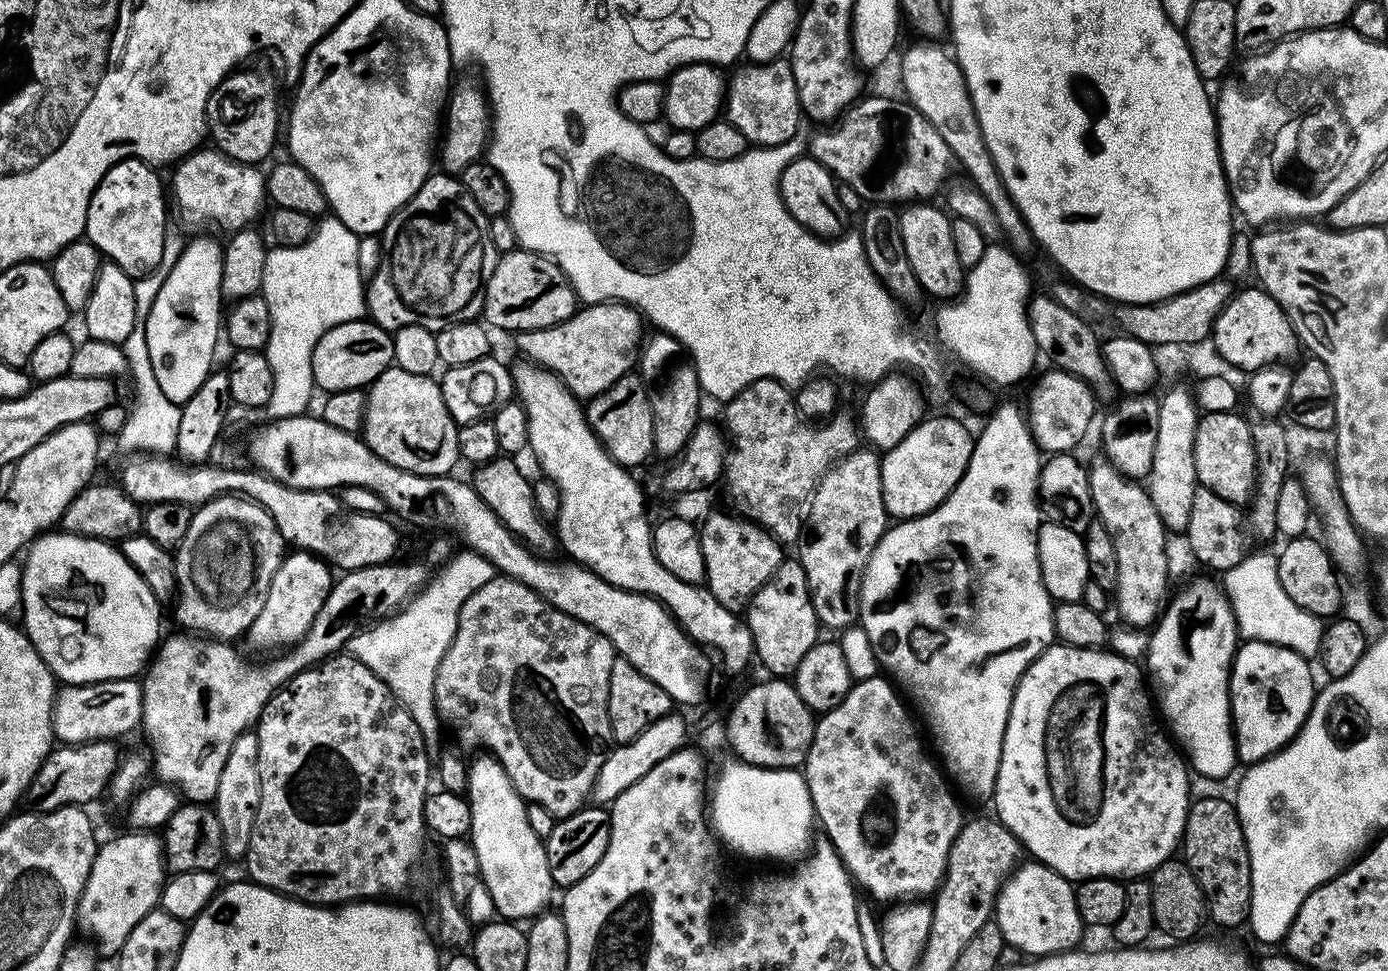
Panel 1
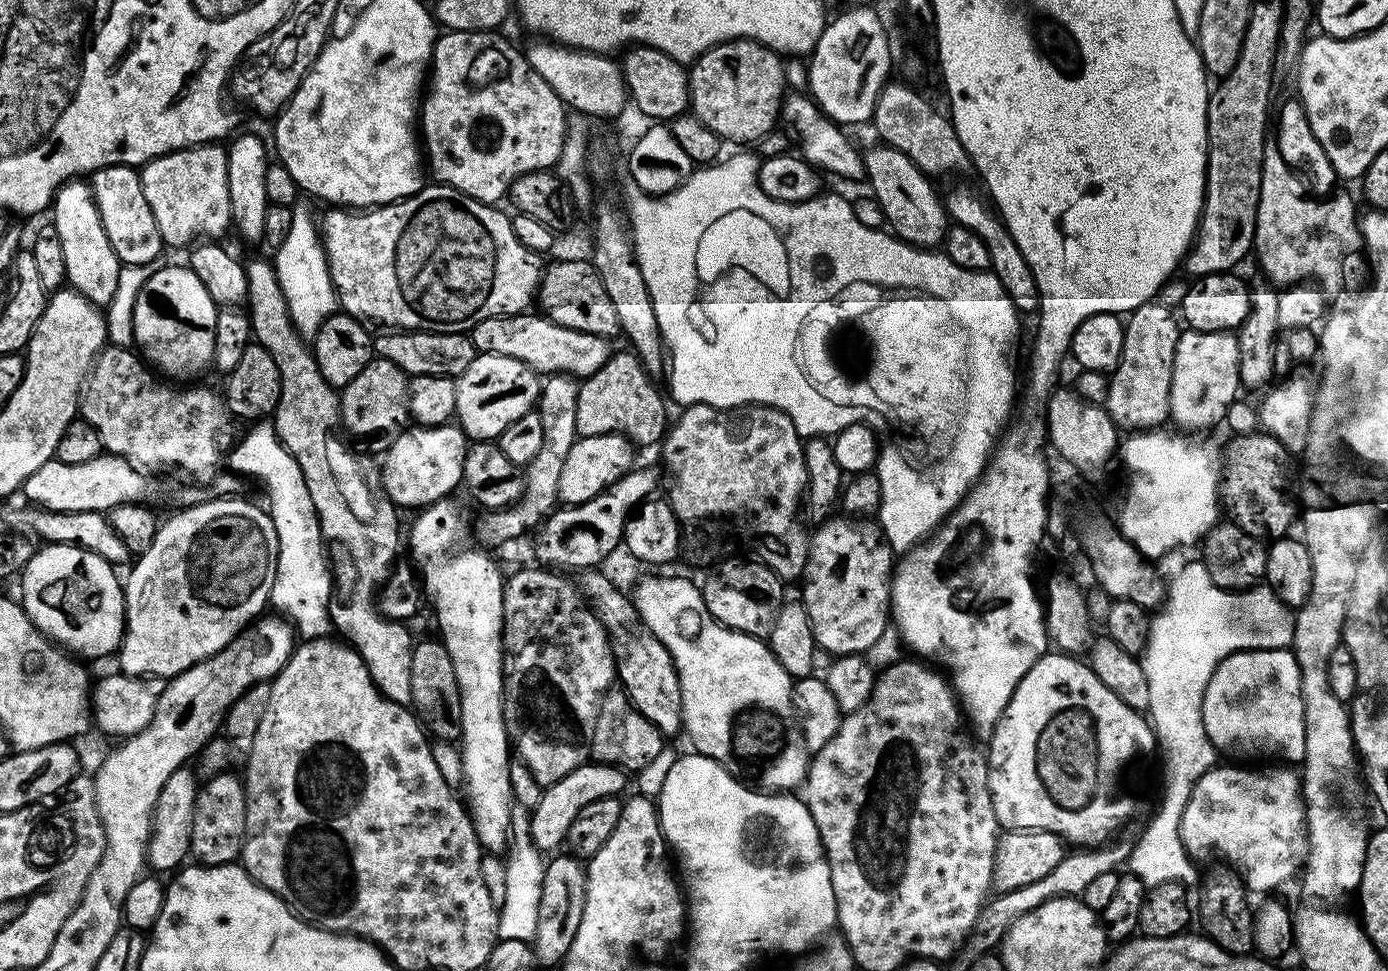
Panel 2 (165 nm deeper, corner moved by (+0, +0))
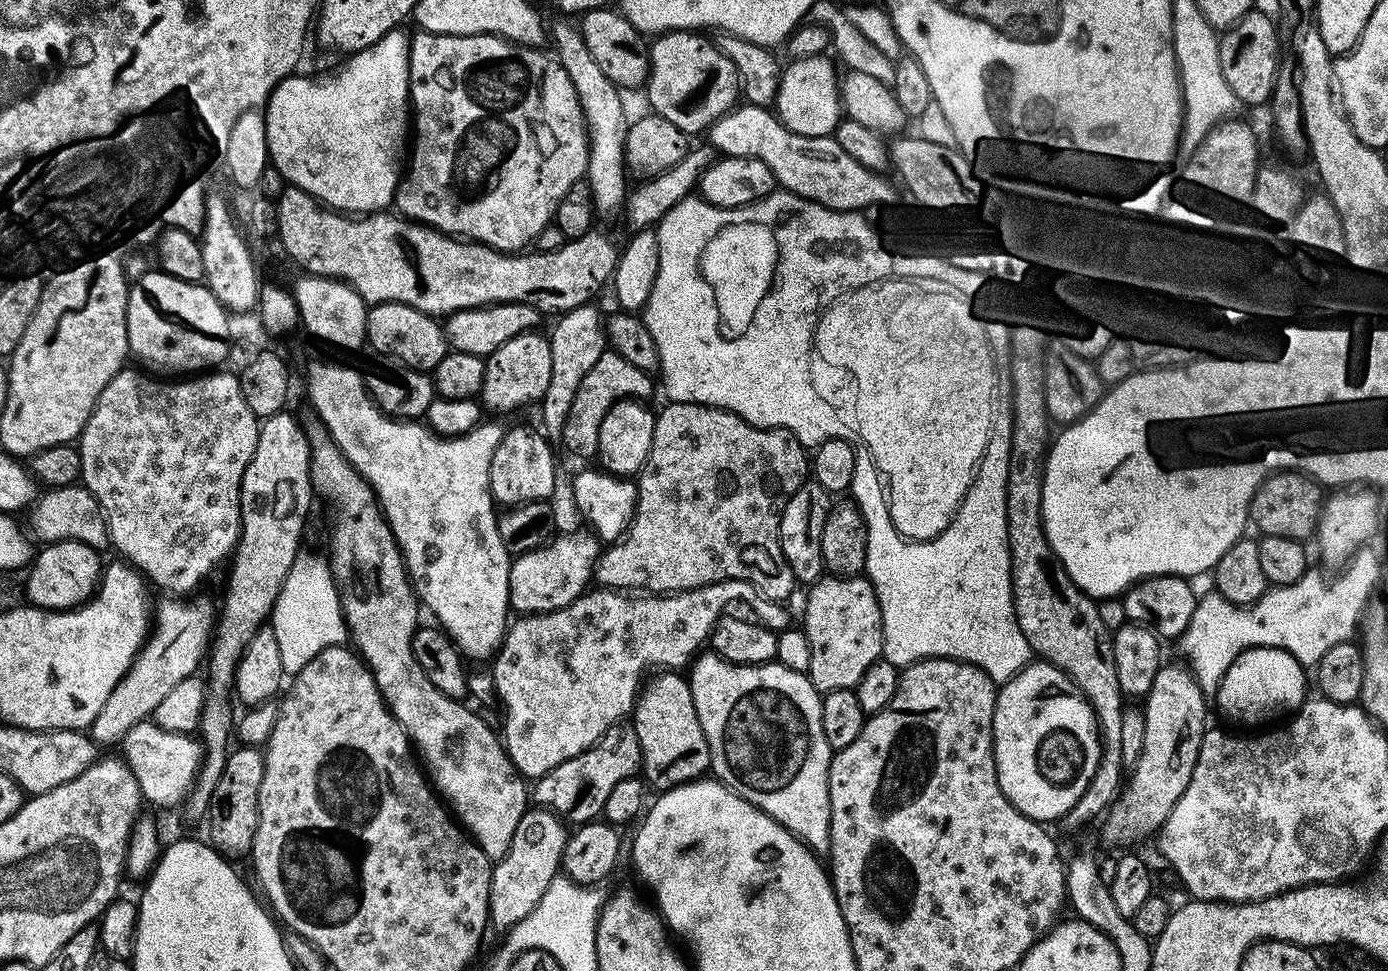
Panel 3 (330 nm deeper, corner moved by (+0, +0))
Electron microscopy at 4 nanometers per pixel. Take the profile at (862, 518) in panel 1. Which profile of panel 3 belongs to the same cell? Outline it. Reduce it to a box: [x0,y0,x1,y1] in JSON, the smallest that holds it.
[802,574,884,694]

